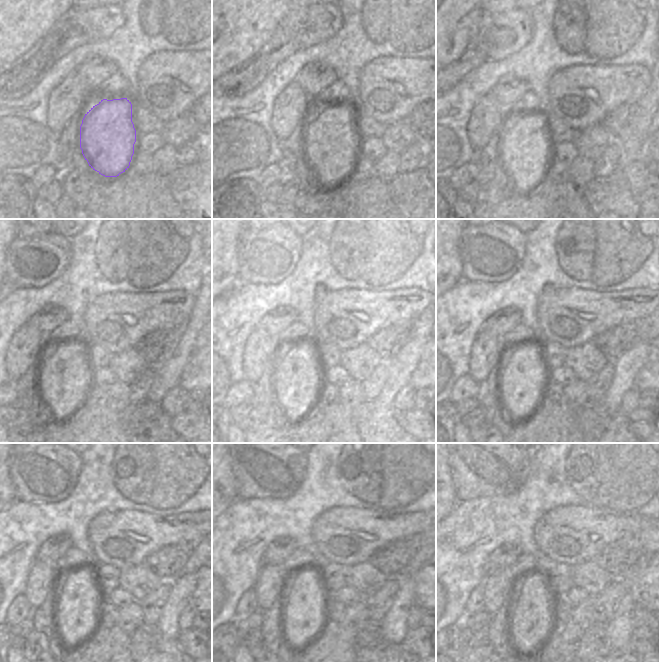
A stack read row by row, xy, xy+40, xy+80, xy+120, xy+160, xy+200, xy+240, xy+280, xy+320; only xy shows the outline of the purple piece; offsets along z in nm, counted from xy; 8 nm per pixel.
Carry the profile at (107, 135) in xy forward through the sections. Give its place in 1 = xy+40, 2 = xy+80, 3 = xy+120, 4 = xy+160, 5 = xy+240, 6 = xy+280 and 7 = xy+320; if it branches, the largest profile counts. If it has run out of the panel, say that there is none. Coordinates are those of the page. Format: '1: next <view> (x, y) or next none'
1: next xy+40 (325, 141)
2: next xy+80 (523, 155)
3: next xy+120 (71, 381)
4: next xy+160 (297, 377)
5: next xy+240 (77, 616)
6: next xy+280 (305, 617)
7: next xy+320 (531, 623)

